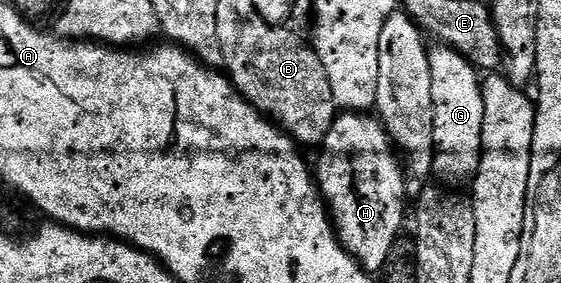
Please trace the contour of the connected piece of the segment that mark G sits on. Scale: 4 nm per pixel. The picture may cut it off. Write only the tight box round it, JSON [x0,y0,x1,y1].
[429,45,484,187]

